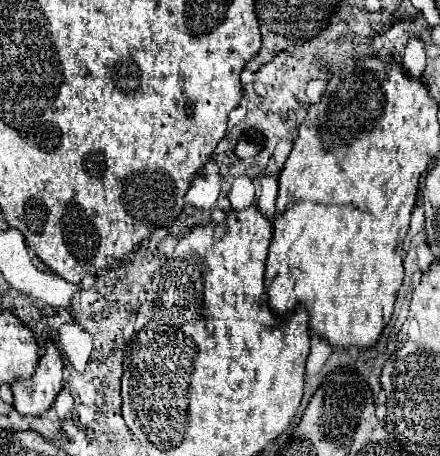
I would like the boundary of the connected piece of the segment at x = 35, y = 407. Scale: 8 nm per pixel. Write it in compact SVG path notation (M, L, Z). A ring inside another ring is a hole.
M52 343L38 359L36 373L30 379L12 383L14 407L22 415L42 415L52 407L58 391L64 387L64 361L58 347Z

